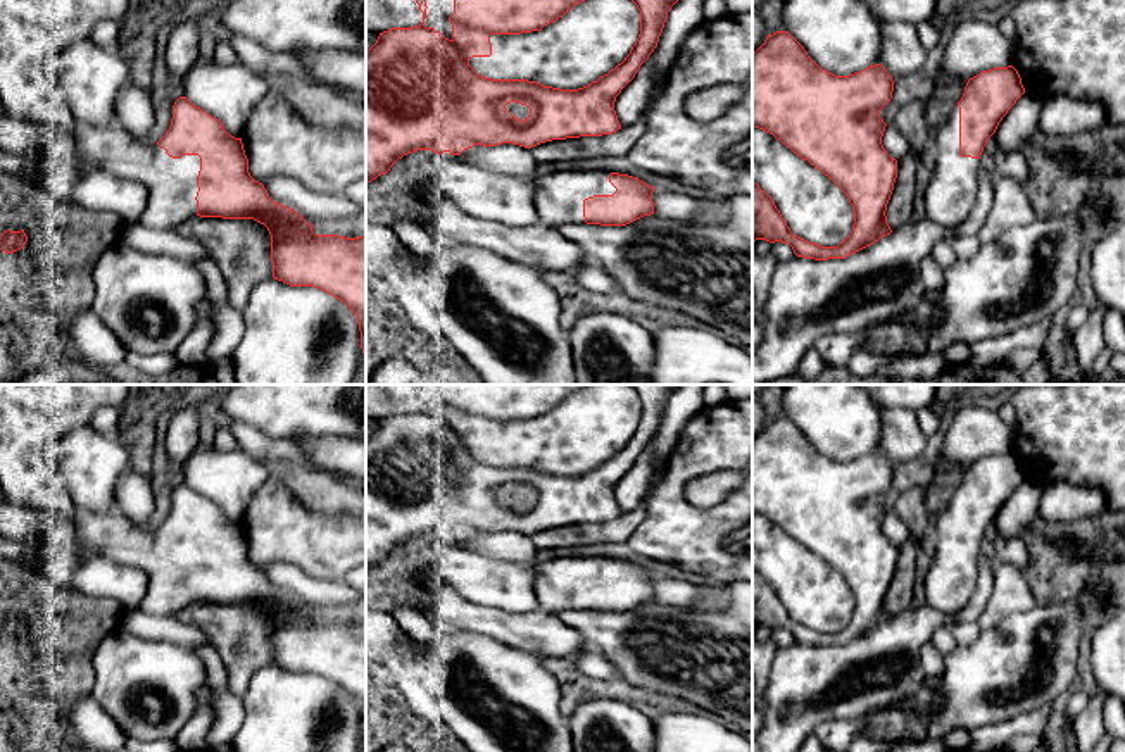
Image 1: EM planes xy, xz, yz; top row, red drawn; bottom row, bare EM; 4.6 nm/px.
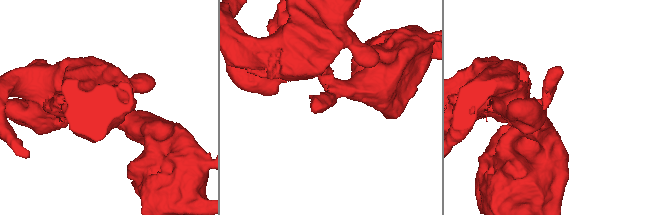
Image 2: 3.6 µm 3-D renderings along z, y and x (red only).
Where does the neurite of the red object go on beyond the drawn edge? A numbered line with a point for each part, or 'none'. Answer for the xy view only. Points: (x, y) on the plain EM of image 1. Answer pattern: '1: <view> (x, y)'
1: xy (171, 570)

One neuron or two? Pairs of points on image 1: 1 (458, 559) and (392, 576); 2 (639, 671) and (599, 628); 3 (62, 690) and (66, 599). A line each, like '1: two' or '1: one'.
1: two
2: one
3: one

